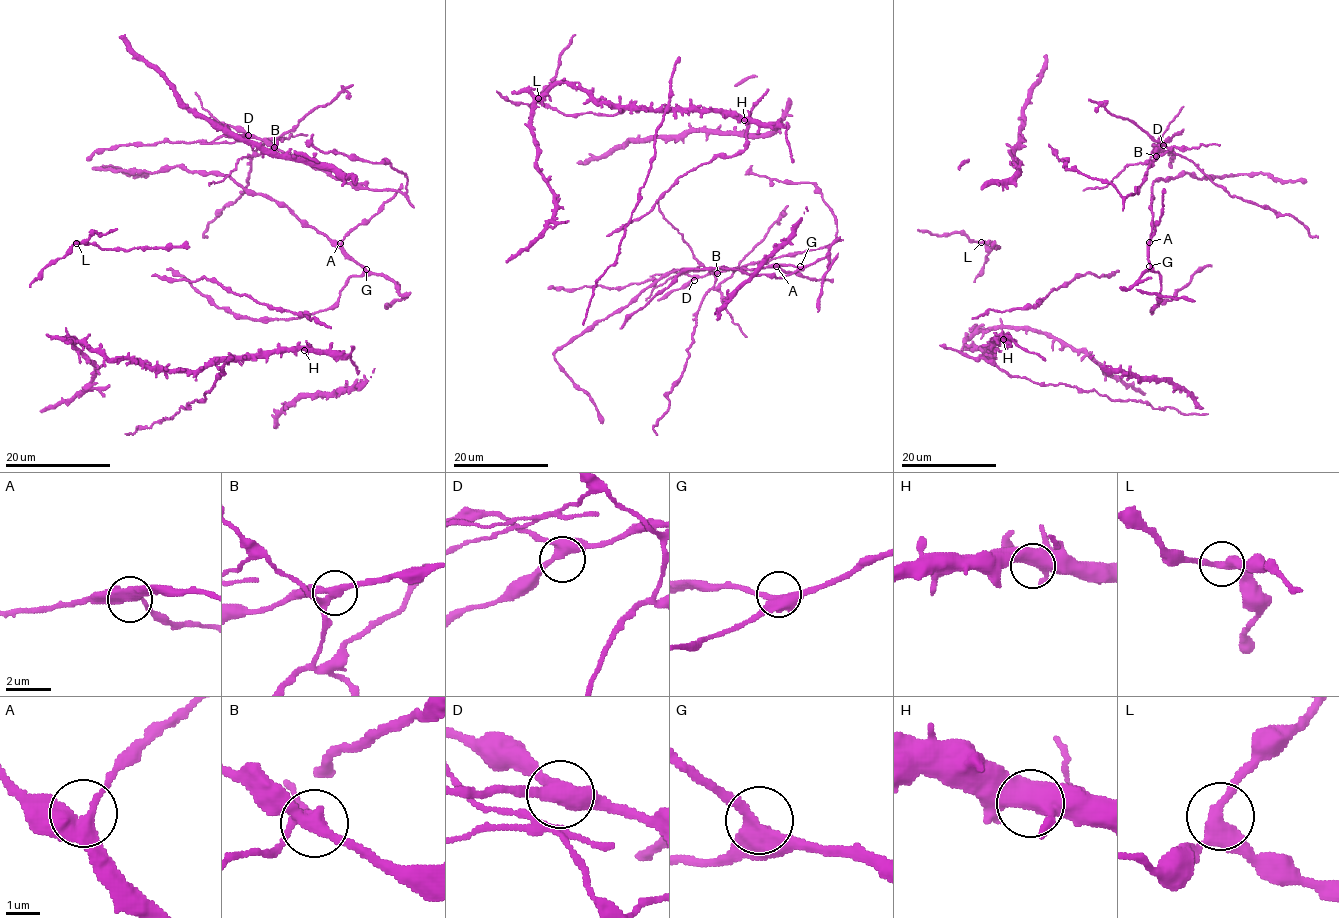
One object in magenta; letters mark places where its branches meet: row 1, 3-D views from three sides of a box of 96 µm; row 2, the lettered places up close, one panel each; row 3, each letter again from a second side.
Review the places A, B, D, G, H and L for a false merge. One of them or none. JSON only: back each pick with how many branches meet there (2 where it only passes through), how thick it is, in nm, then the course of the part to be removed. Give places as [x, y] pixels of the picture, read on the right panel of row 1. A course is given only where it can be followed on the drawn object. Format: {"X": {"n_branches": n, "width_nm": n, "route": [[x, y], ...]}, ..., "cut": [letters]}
{"B": {"n_branches": 4, "width_nm": 320, "route": [[1155, 156], [1171, 149], [1191, 160], [1231, 195], [1268, 206], [1277, 215], [1292, 215], [1309, 235], [1318, 237]]}, "cut": ["B"]}

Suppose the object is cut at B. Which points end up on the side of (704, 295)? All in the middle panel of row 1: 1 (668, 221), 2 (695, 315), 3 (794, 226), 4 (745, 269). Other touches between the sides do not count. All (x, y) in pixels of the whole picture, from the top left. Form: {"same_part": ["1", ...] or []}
{"same_part": ["1", "2"]}

